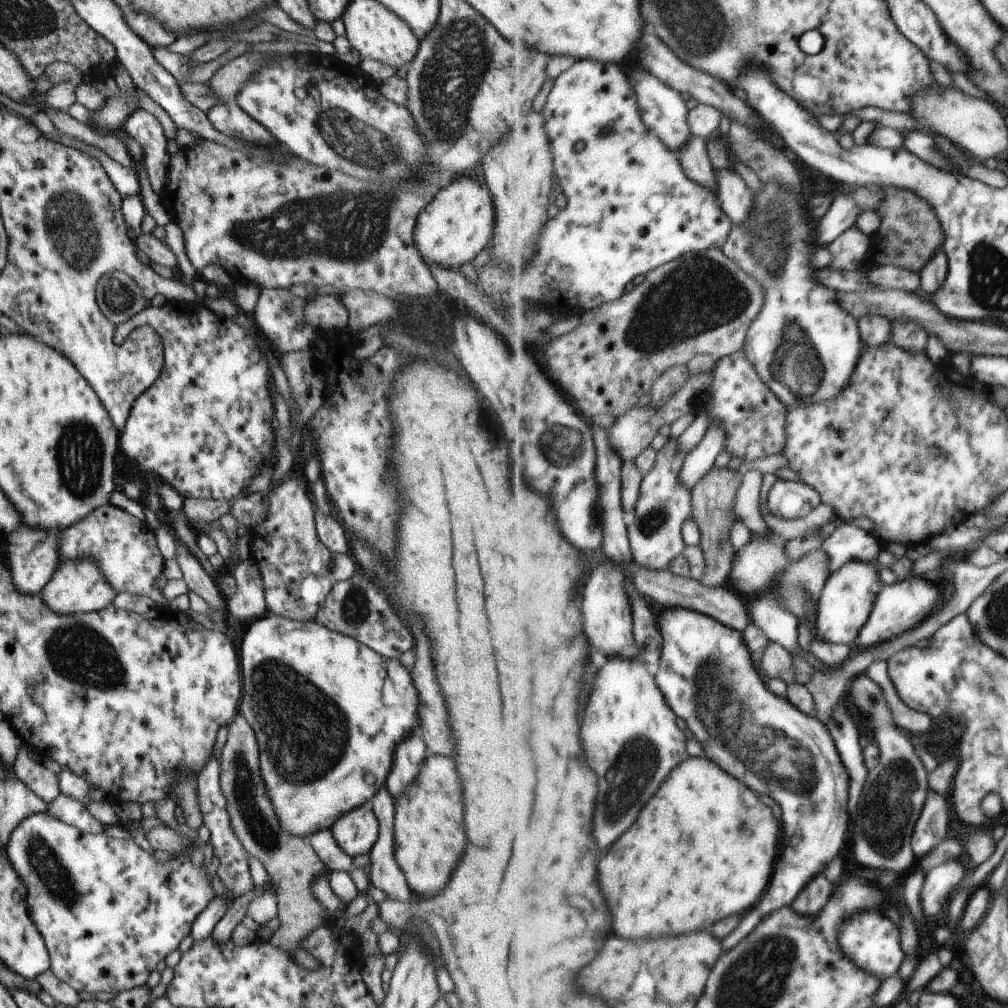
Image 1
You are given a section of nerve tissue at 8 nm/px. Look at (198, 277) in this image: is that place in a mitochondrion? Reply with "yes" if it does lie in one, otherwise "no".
no

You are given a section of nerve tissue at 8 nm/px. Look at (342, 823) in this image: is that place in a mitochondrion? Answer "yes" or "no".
no

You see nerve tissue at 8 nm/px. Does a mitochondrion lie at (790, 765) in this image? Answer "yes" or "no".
yes

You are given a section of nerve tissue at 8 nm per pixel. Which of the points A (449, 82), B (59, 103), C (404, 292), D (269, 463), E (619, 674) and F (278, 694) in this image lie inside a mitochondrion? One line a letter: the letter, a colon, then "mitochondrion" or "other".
A: mitochondrion
B: other
C: other
D: other
E: other
F: mitochondrion

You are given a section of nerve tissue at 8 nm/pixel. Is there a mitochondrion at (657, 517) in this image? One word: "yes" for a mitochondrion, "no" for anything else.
yes

